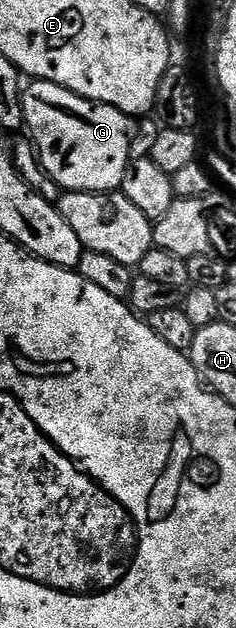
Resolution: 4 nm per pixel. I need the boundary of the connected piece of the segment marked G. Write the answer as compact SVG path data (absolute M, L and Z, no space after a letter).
M31 81L26 84L22 92L23 121L29 138L39 153L39 164L45 173L64 192L69 191L109 191L118 192L123 186L125 169L131 164L131 123L132 120L116 107L104 103L92 103L90 99L83 99L74 95L56 83Z

